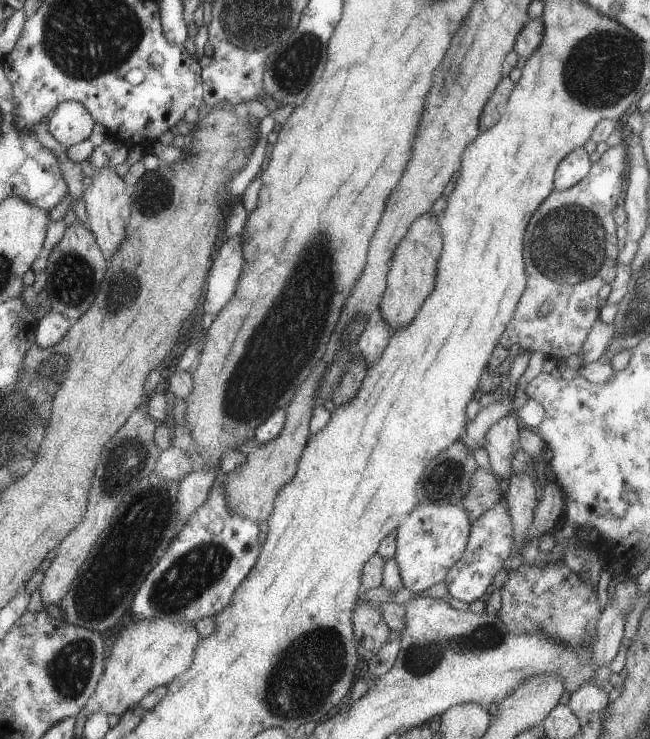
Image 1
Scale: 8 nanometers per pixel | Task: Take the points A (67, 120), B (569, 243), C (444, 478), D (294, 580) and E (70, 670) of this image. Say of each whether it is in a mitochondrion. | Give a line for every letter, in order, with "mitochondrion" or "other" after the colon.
A: other
B: mitochondrion
C: mitochondrion
D: other
E: mitochondrion

